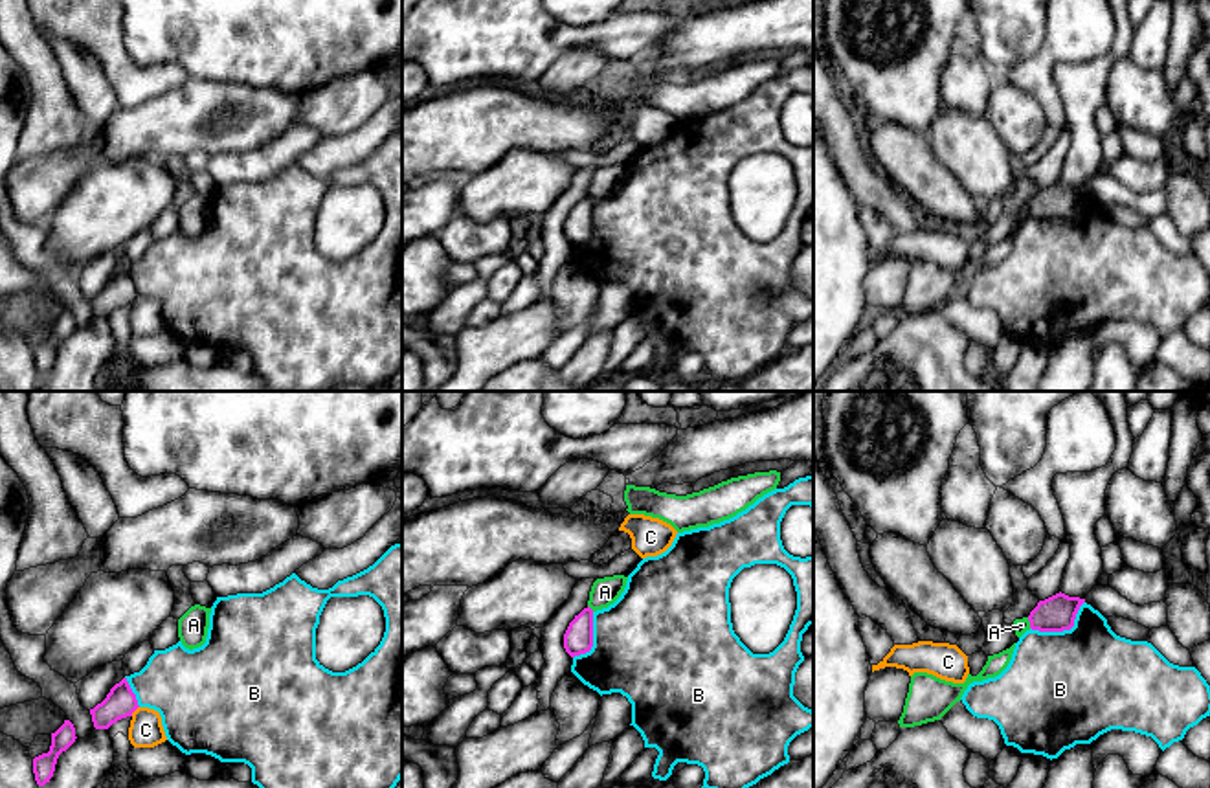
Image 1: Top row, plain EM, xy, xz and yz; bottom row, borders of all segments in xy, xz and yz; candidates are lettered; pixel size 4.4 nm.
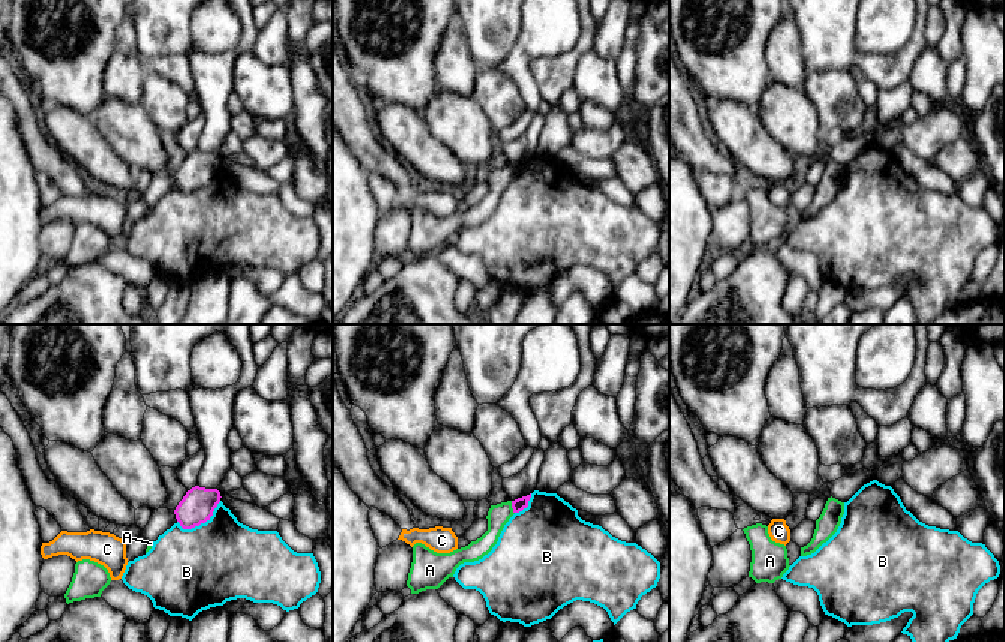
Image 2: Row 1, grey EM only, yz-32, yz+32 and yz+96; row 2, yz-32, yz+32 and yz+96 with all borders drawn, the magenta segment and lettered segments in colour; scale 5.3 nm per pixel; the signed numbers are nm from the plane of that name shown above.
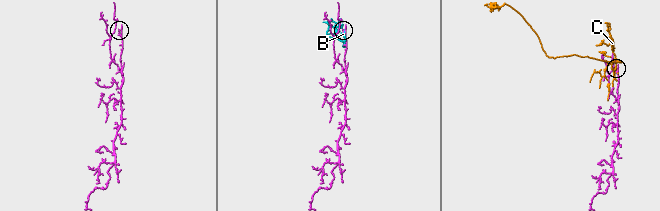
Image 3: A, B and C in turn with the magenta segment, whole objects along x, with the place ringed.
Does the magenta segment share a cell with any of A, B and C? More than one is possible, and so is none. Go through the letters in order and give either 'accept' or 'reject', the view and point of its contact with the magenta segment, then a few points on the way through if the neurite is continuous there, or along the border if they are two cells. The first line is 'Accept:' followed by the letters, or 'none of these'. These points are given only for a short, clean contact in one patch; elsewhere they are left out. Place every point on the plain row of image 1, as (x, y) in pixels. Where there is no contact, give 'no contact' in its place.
Accept: none of these
A: reject; contact yz (1030, 212); border yz (1027, 206), (1030, 215)
B: reject; contact yz (1064, 217)
C: reject; contact xy (134, 298)

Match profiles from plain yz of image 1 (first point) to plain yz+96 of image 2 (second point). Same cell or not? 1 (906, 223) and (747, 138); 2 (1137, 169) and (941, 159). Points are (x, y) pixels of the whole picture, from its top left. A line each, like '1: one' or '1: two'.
1: two
2: two

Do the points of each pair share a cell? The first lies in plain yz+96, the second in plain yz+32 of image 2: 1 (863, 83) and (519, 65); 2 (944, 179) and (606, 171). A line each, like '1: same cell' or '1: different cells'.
1: same cell
2: different cells

